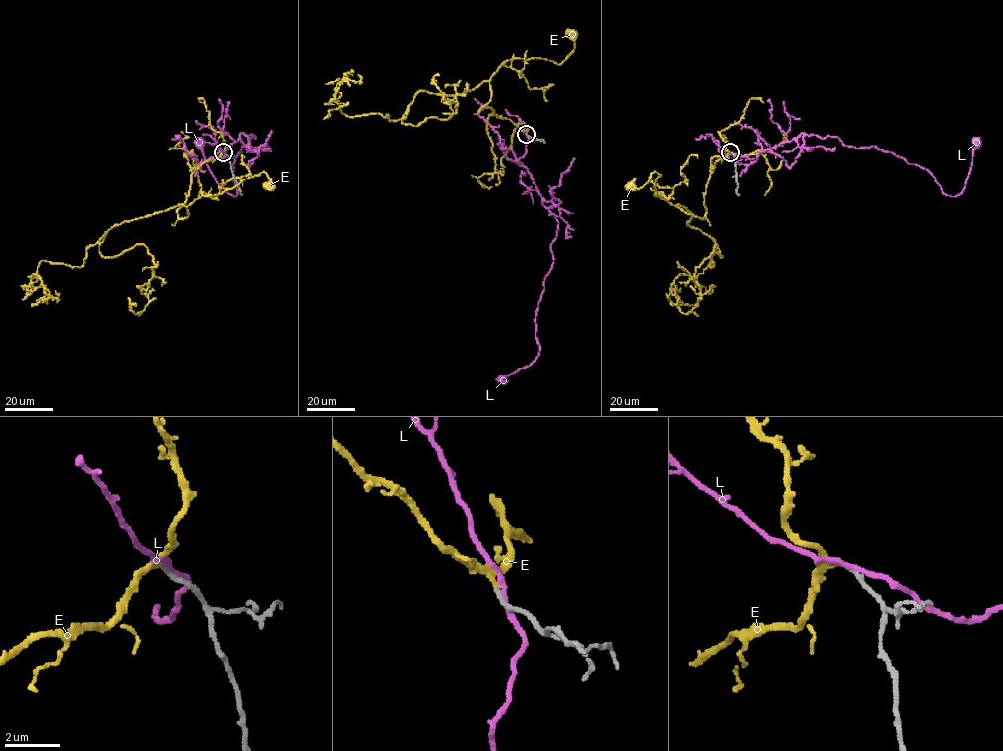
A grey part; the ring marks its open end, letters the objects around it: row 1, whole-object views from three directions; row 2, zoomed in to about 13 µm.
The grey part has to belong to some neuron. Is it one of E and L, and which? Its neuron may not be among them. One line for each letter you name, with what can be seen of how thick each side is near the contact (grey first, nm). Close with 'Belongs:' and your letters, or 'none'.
E: 150 nm thick on the grey side, 190 nm on the other
Belongs: E

